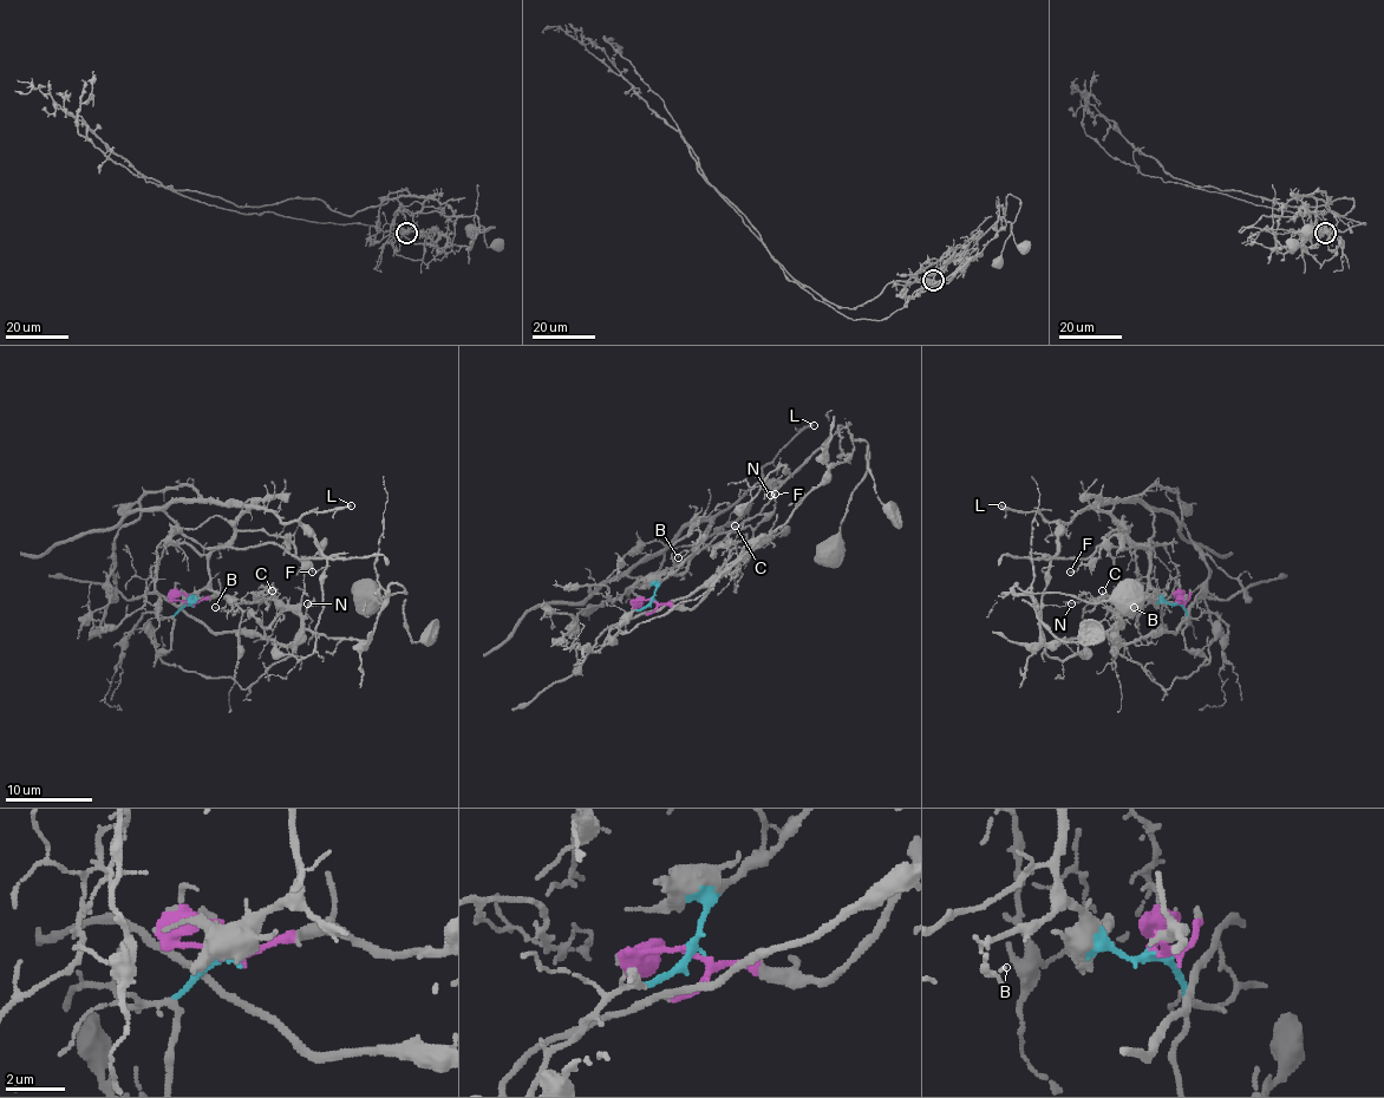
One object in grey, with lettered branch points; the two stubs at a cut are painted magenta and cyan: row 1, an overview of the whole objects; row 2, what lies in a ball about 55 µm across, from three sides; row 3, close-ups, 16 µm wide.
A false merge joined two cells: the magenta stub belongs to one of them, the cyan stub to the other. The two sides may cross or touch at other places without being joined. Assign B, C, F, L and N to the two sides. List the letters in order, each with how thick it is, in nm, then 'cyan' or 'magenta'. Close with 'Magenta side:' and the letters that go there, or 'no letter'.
B: calibre 70 nm; cyan
C: calibre 110 nm; magenta
F: calibre 100 nm; cyan
L: calibre 190 nm; cyan
N: calibre 90 nm; cyan
Magenta side: C

